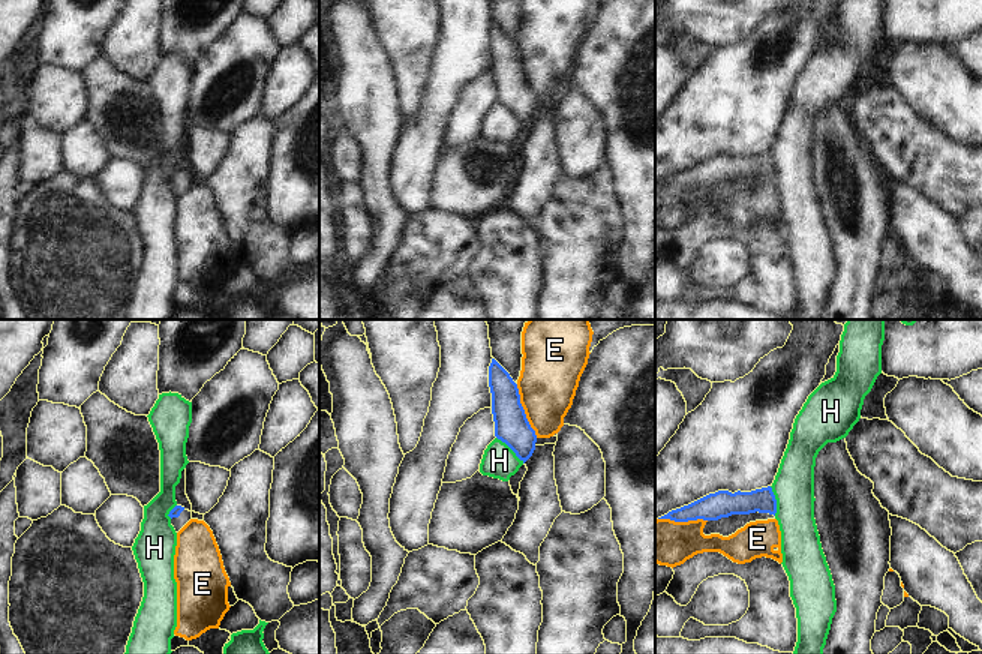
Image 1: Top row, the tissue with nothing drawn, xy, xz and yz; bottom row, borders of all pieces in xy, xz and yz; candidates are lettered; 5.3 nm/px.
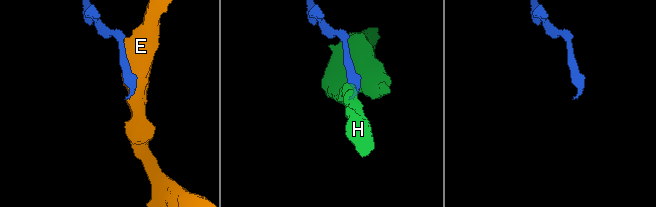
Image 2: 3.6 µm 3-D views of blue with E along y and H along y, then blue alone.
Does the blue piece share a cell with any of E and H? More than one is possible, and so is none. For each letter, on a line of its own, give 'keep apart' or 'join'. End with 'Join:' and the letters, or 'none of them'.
E: keep apart
H: keep apart
Join: none of them

